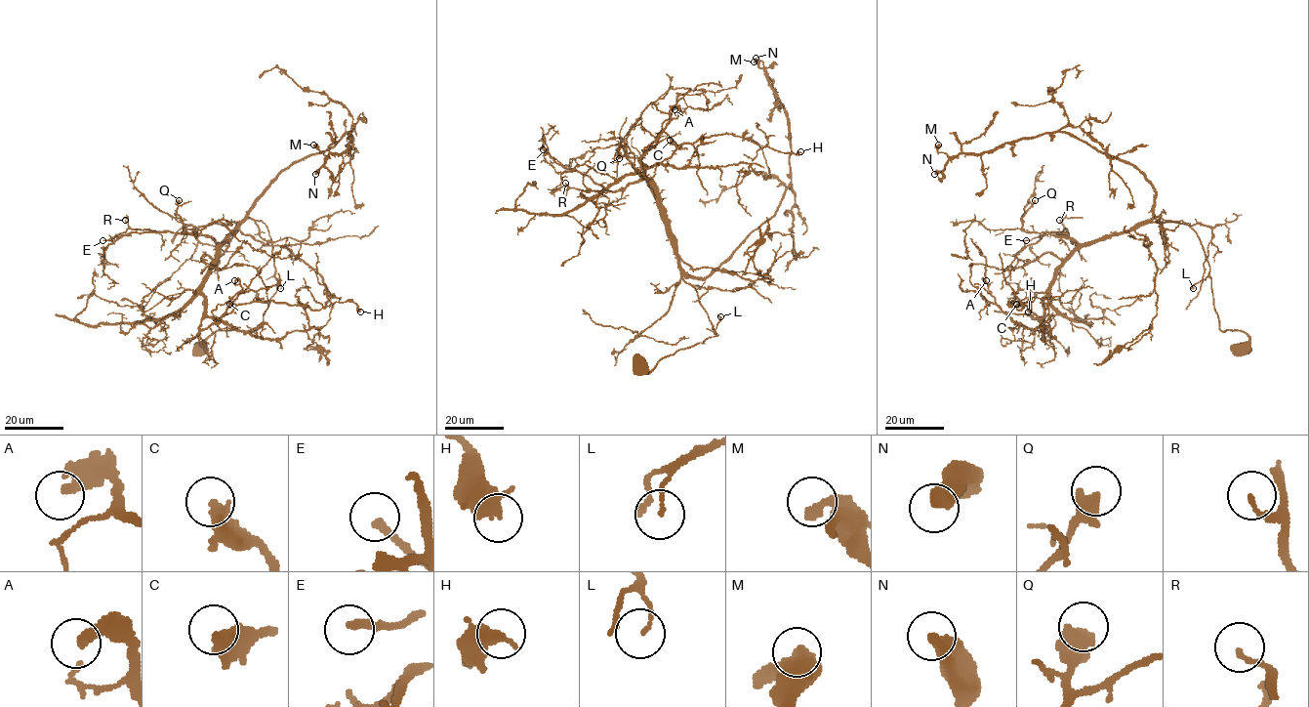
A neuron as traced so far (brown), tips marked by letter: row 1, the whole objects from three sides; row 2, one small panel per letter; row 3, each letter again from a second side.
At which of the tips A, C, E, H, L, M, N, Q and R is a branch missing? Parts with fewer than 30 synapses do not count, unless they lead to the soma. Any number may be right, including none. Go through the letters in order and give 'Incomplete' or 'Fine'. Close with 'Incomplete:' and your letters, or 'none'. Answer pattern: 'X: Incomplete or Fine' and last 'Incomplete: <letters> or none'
A: Fine
C: Fine
E: Fine
H: Fine
L: Fine
M: Fine
N: Incomplete
Q: Fine
R: Fine
Incomplete: N

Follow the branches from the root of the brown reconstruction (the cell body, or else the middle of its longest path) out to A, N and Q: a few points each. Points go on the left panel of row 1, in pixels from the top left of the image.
A: (204, 350), (263, 322), (277, 279), (261, 221), (208, 270), (200, 328), (234, 280)
N: (204, 350), (215, 331), (256, 330), (276, 290), (267, 228), (242, 222), (253, 202), (350, 132), (315, 174)
Q: (204, 350), (215, 331), (262, 324), (276, 290), (271, 238), (250, 218), (221, 243), (184, 232), (179, 200)

